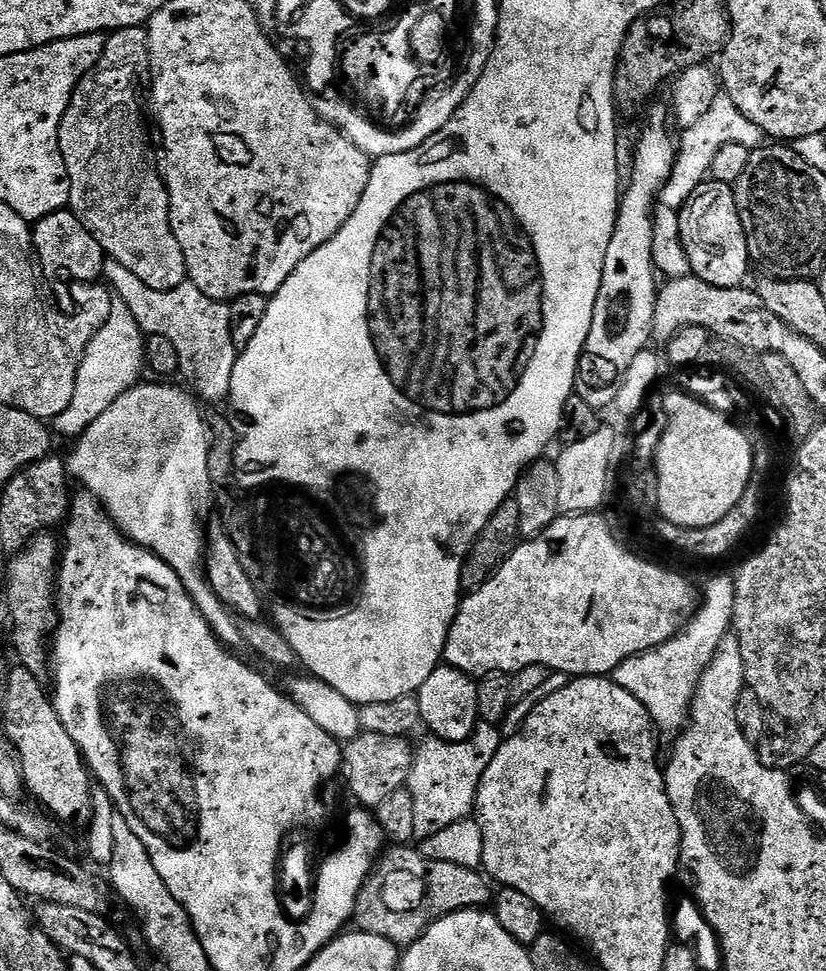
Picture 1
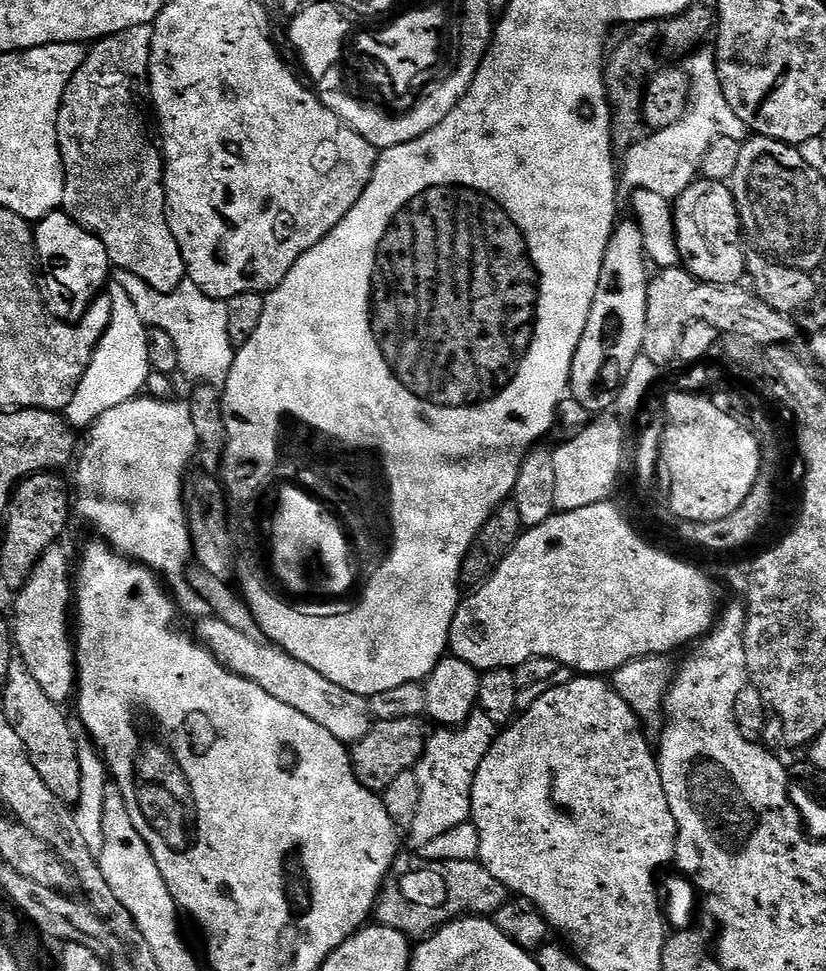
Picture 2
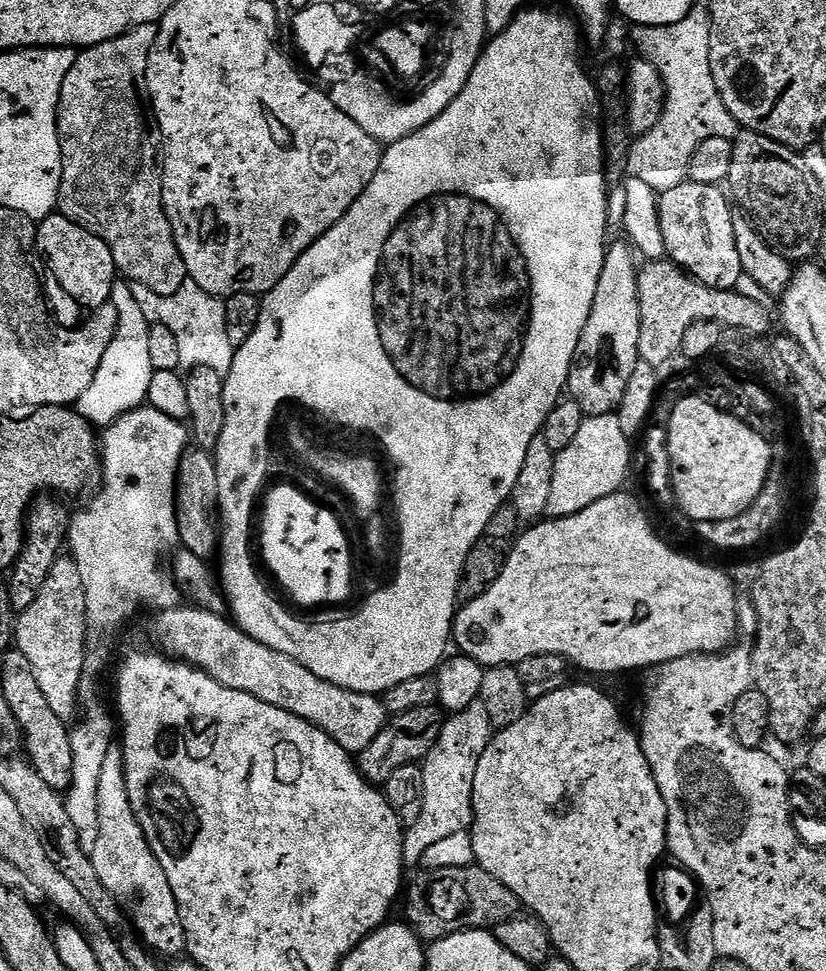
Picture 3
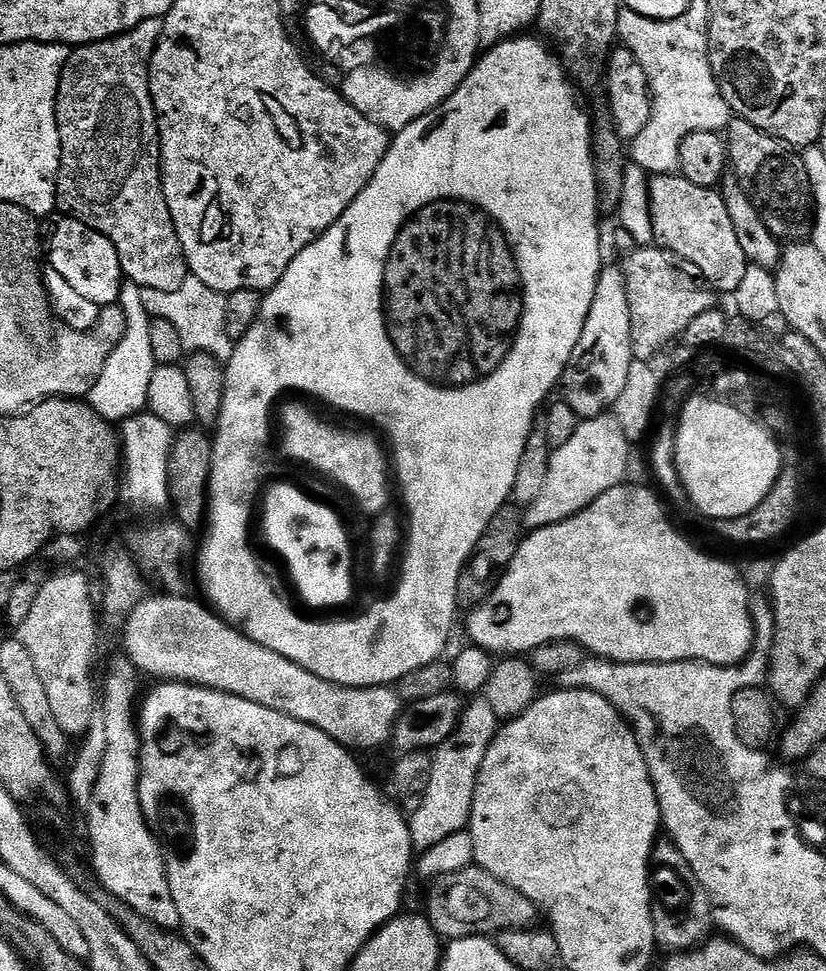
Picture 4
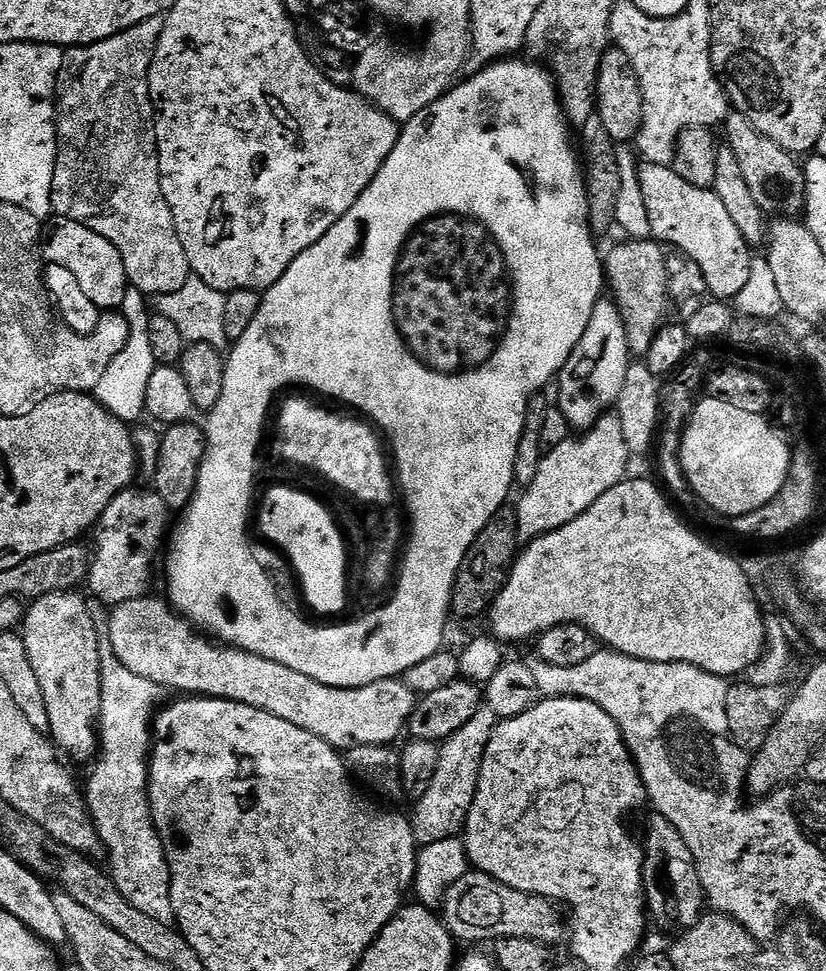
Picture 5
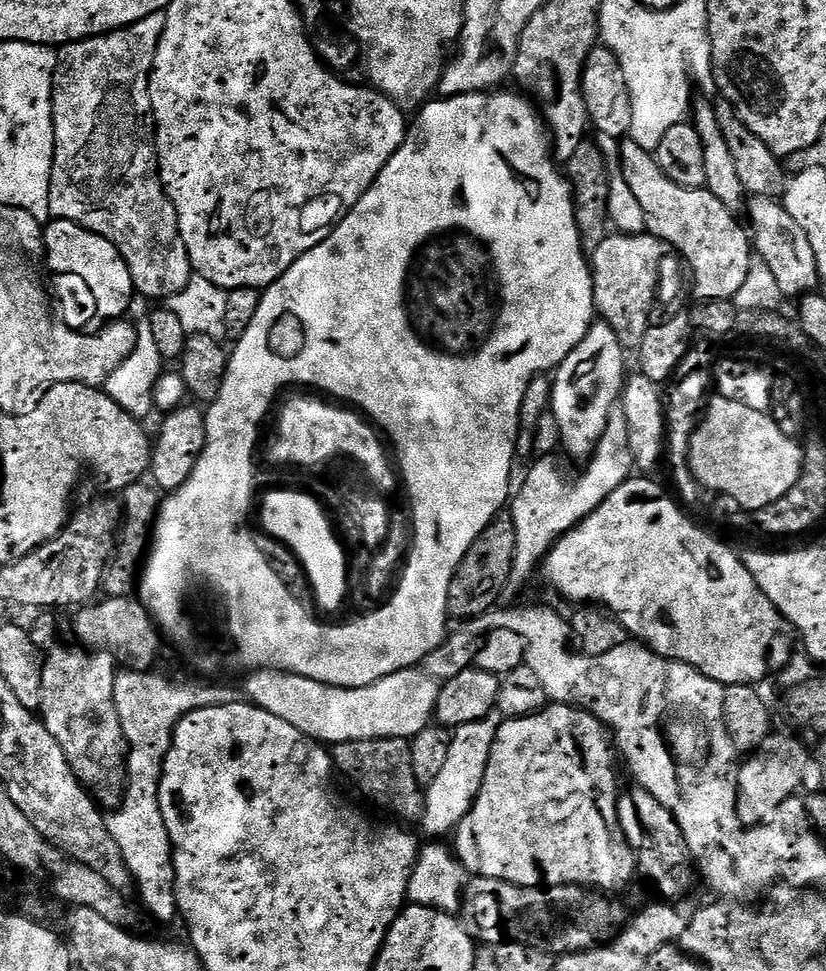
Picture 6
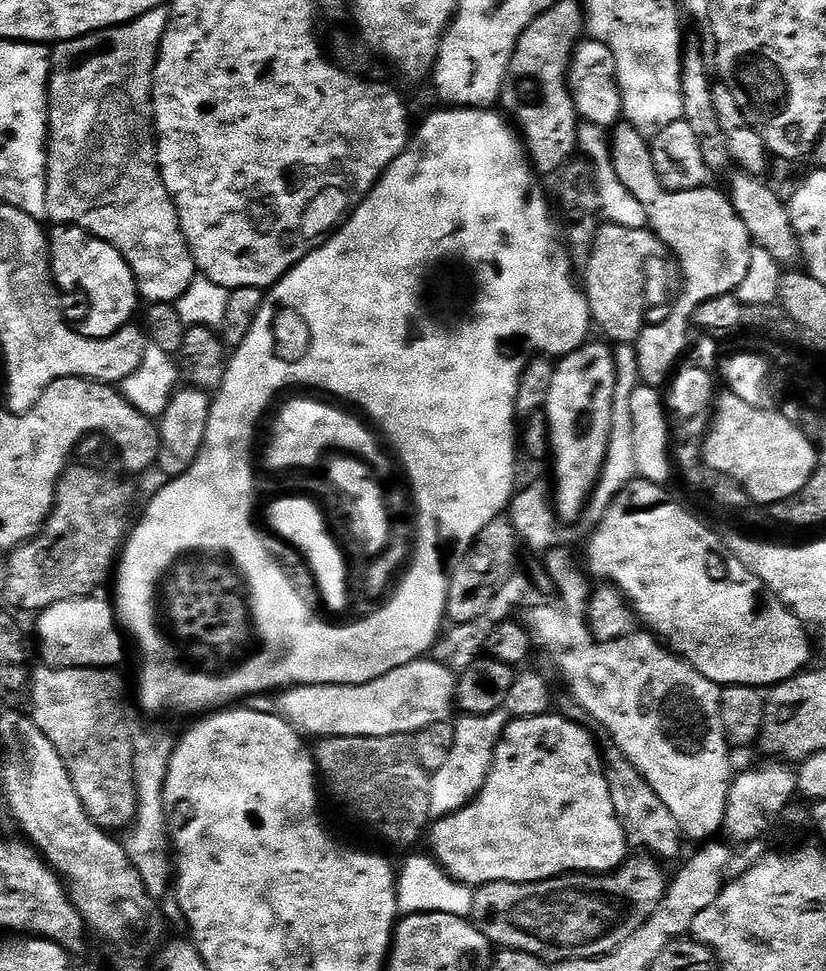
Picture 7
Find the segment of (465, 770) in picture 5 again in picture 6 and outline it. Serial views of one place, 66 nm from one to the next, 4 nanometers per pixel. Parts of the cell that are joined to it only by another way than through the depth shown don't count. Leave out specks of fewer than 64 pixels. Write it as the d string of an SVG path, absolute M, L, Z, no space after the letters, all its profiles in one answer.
M493 712L478 722L470 722L466 726L455 729L452 732L450 742L450 755L442 765L438 778L434 778L432 784L427 785L424 797L424 814L420 817L419 827L424 827L428 838L440 838L455 833L456 827L466 818L466 814L474 806L476 795L486 774L486 766L490 762L490 750L494 746L494 738L498 734L502 717L499 712Z

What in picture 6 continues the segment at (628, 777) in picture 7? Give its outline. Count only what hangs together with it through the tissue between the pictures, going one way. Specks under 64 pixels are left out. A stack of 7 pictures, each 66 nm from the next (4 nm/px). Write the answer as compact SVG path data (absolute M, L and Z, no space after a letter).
M632 786L629 792L623 792L615 797L616 822L618 830L636 856L642 876L644 872L645 878L652 883L653 890L660 895L657 897L665 901L675 902L687 897L692 888L694 861L686 842L686 834L682 834L682 826L678 826L674 814L670 814L670 810L666 810L666 806L662 806L662 802L658 802L658 798L654 798L654 794L650 794L645 788Z

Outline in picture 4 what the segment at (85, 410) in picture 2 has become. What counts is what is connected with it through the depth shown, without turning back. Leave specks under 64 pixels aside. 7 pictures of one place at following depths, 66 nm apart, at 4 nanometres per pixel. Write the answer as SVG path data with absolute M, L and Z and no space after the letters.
M125 281L123 287L120 288L118 303L126 317L126 332L122 342L107 359L98 382L91 388L88 395L88 403L95 412L112 424L118 424L139 415L147 407L148 385L157 367L151 353L152 319L145 306L142 305L141 288L132 281Z

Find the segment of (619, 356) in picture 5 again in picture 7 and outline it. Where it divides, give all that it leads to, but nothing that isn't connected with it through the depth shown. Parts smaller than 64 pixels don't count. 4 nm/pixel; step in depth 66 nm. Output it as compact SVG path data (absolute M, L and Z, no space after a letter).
M604 342L592 343L585 343L578 351L567 353L561 359L564 361L555 365L556 373L550 382L546 405L548 442L550 461L556 471L554 512L561 521L579 521L583 517L588 497L600 479L612 433L612 399L616 381L613 349Z

